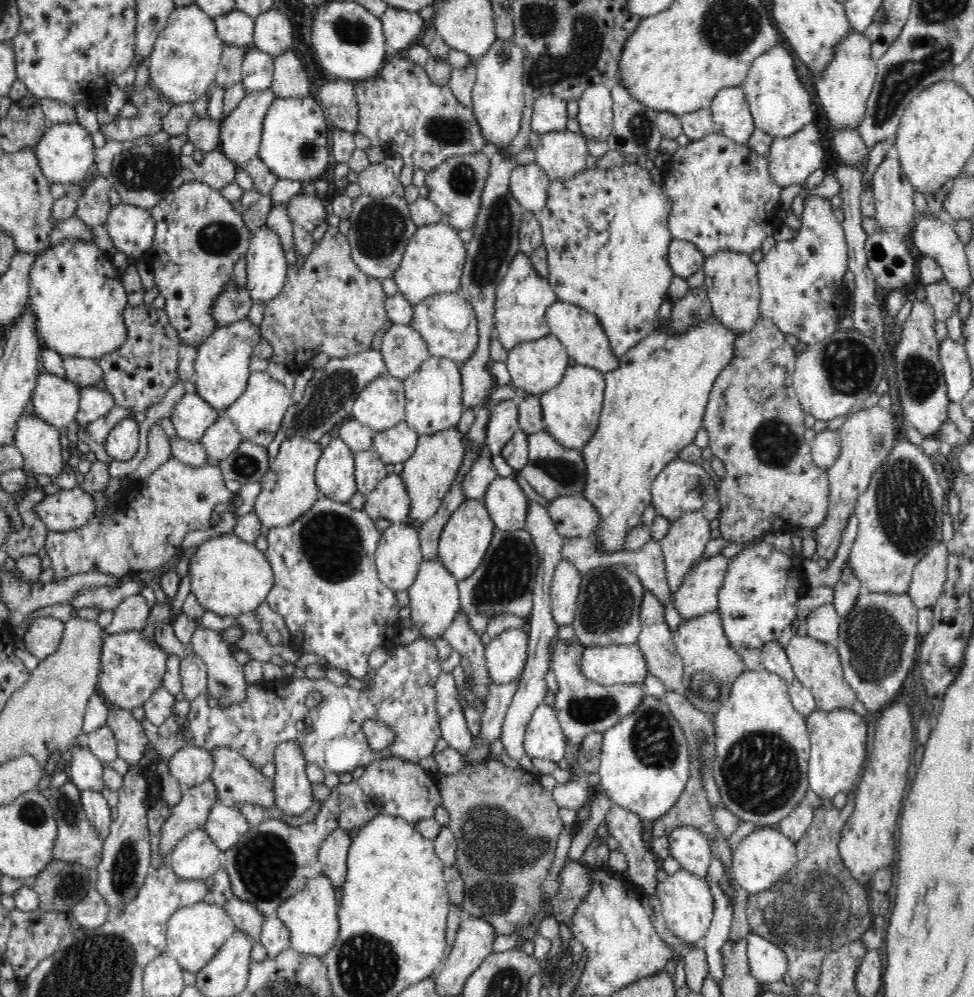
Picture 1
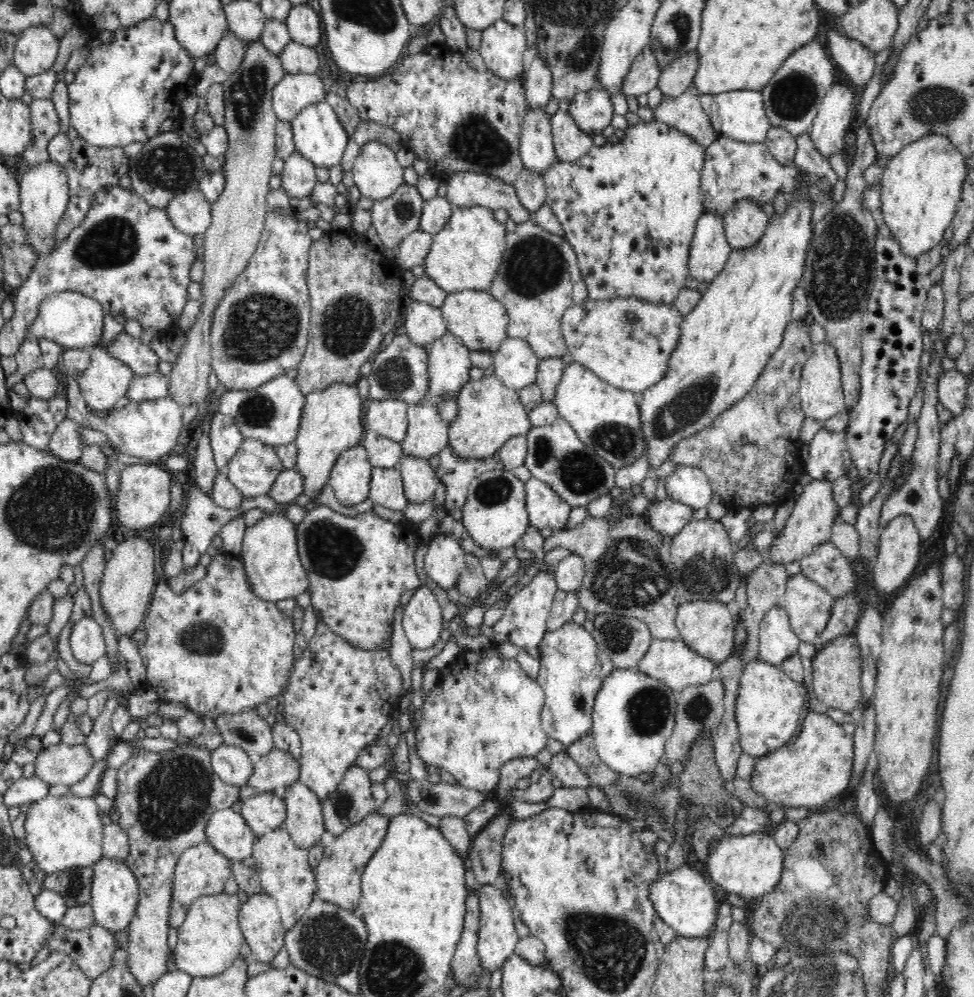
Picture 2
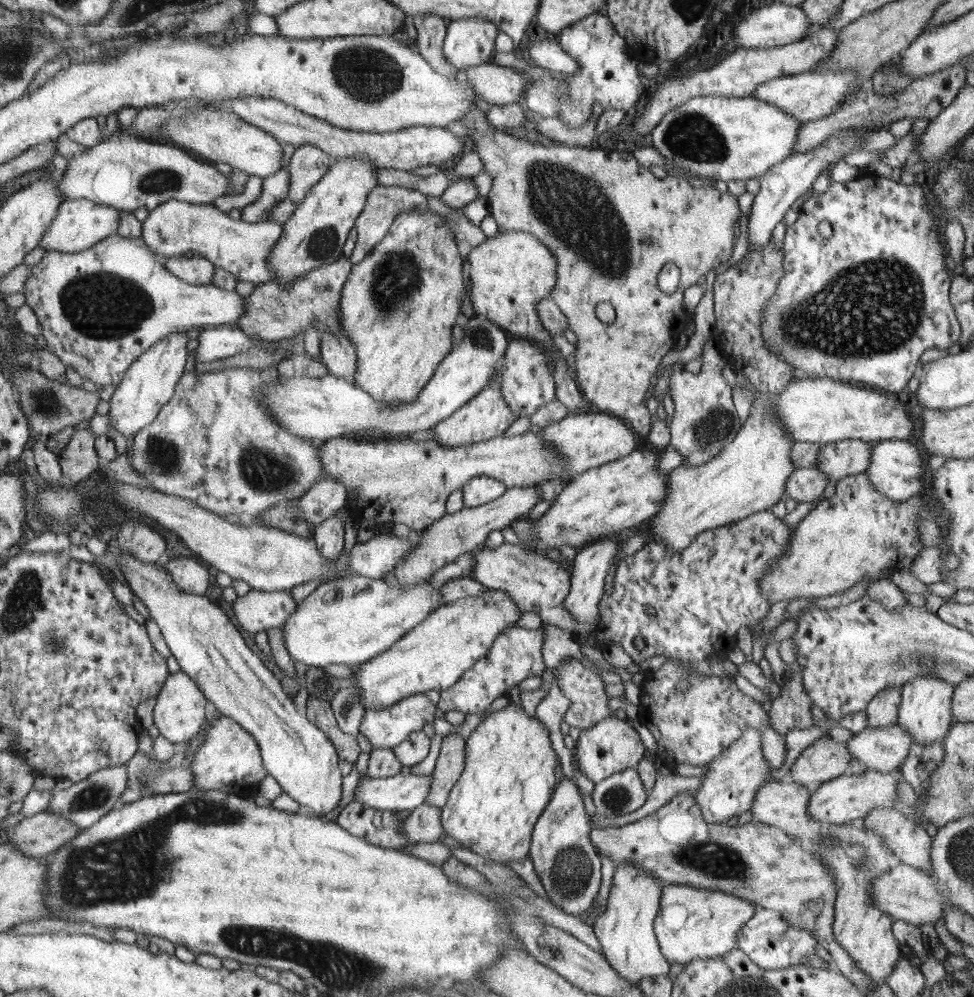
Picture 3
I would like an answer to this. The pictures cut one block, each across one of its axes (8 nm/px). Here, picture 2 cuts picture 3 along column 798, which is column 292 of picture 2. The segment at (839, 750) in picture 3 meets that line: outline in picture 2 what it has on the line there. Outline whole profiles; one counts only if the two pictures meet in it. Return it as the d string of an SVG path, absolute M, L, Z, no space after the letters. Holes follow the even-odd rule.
M274 748L269 754L260 758L253 759L253 776L249 779L246 786L254 788L257 793L275 792L276 794L284 794L284 791L291 785L299 782L300 765L294 756L291 756L288 752L283 752Z

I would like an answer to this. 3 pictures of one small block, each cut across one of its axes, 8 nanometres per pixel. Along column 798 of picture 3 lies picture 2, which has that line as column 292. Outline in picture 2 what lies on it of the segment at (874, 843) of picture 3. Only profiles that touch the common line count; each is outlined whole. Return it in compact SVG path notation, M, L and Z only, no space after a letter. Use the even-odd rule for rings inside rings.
M296 782L282 795L287 809L283 828L298 848L308 852L326 831L322 802L308 787Z

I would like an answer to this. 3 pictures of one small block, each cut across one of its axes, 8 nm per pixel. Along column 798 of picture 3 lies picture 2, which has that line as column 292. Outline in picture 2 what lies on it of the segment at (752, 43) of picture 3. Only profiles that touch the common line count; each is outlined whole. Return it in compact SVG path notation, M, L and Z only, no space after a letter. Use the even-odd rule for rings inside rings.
M296 5L290 9L285 20L290 40L314 47L322 42L322 24L320 15L308 5Z

